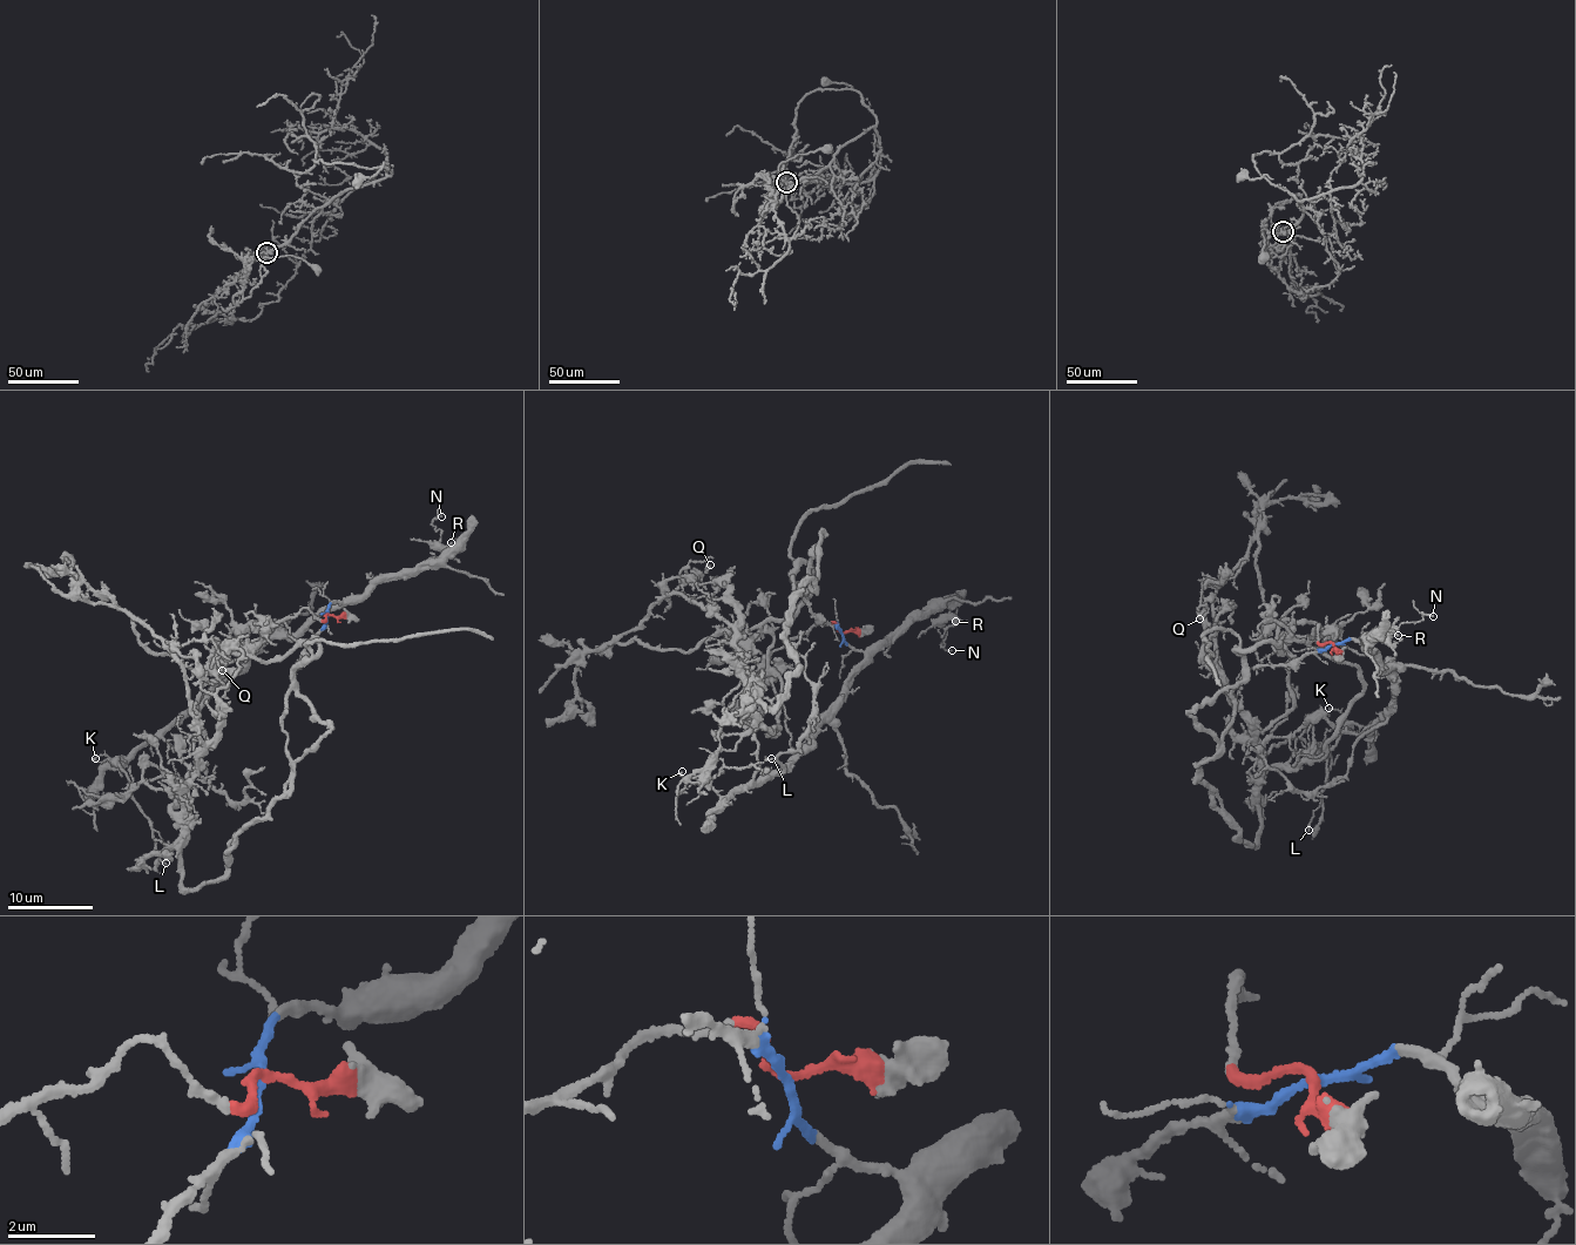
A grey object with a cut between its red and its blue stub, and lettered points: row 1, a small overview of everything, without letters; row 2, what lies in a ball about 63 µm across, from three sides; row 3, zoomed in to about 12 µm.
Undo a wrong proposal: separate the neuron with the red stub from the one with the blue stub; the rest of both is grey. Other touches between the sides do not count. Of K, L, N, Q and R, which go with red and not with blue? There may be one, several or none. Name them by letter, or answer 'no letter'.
Q

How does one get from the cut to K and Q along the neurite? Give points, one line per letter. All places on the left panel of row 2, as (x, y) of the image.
K: (327, 615), (332, 603), (340, 602), (315, 620), (268, 642), (127, 756), (96, 758)
Q: (327, 615), (302, 608), (191, 669), (116, 607), (168, 642), (211, 641), (222, 670)

